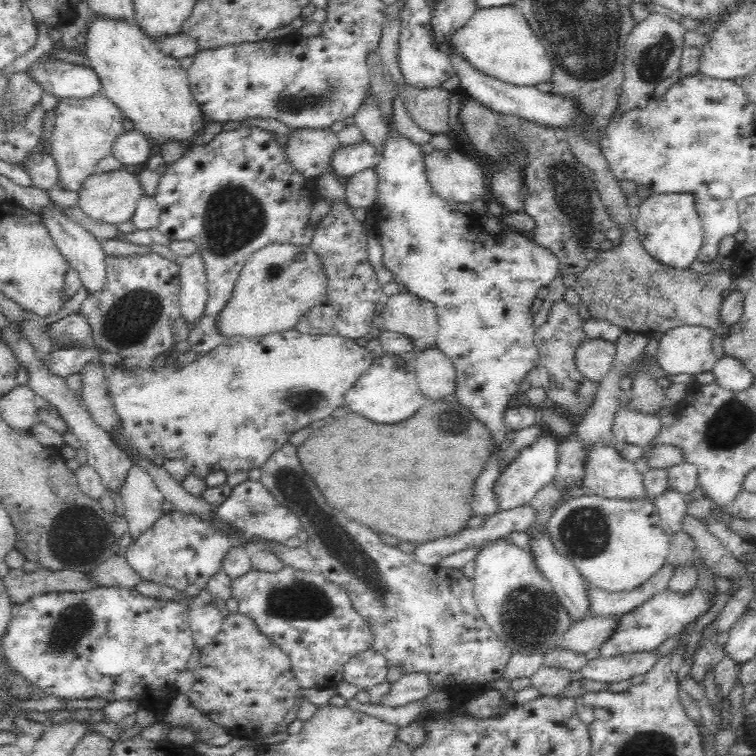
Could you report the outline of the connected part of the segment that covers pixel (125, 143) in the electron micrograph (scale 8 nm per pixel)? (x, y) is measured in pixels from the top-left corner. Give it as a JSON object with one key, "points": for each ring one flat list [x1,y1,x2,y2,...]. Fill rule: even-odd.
{"points":[[138,130,124,132,116,138,112,146,111,155,118,159,124,166,142,164,148,160,156,146,150,145,146,136]]}

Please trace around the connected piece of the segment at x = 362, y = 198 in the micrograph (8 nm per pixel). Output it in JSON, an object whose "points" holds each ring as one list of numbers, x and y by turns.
{"points":[[374,167,349,176,345,182,345,202,353,209,371,209,377,199,377,184]]}

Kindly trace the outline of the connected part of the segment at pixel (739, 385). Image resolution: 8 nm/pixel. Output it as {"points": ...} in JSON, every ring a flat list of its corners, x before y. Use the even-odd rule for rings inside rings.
{"points":[[726,354,716,361,712,371,716,384,734,392,746,390,755,377,741,360]]}

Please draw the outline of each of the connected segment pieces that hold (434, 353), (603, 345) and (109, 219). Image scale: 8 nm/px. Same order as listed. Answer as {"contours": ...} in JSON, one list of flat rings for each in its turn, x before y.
{"contours":[[[437,346,416,351,413,365,421,392,432,402,453,395,455,390,455,366]],[[602,338,586,339,575,351,575,363,578,370,588,380,599,383,612,366,616,356,617,343]],[[124,167,112,172,95,172,88,175,78,192,77,204,86,213,86,216,106,224,116,225,132,218,142,195,142,185,140,185,138,177,131,169]]]}

